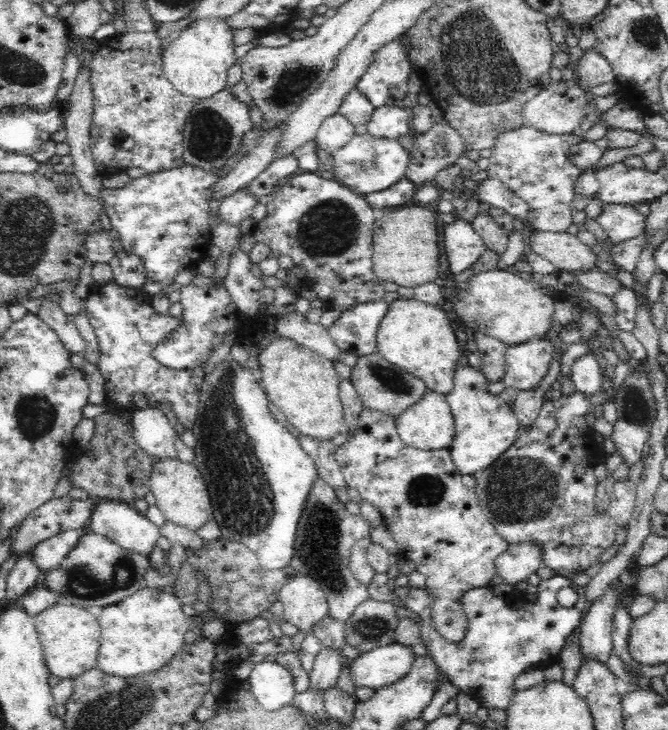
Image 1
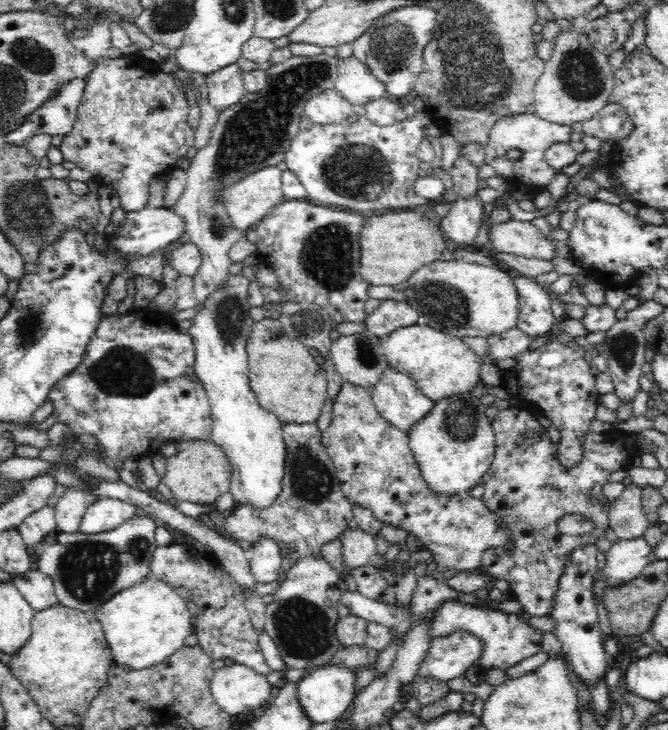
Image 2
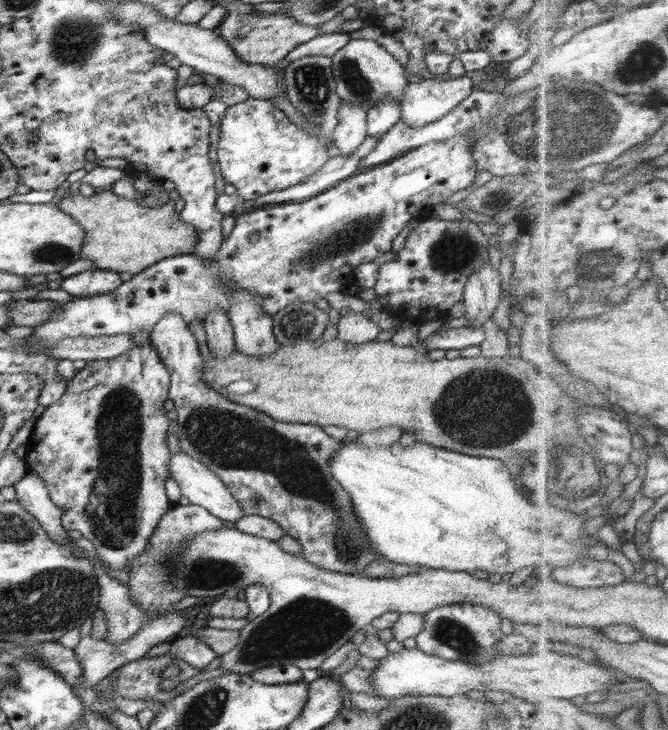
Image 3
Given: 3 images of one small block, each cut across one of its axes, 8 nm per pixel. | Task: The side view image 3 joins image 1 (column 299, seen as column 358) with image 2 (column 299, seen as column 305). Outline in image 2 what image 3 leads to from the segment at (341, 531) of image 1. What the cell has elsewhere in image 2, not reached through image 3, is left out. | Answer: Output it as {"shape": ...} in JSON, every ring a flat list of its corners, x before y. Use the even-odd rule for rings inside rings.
{"shape":[[283,422,282,432,286,444,282,492,268,508,255,508,251,504,236,506,233,514,226,518,224,536,233,541,244,540,251,545,262,538,286,544,290,554,281,563,281,570,287,571,299,558,323,558,321,546,338,539,354,524,353,506,340,489,336,466,328,457,316,423]]}

